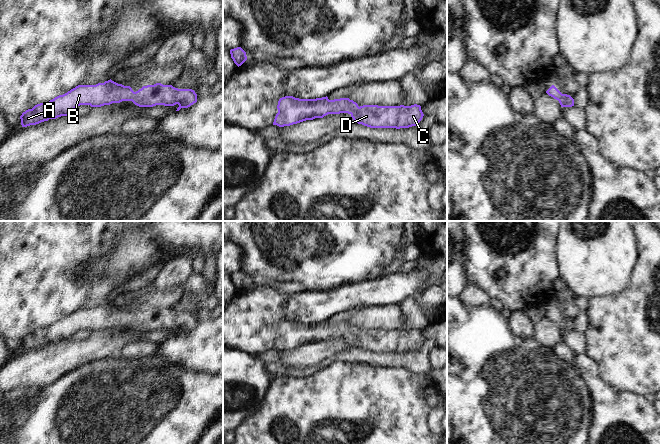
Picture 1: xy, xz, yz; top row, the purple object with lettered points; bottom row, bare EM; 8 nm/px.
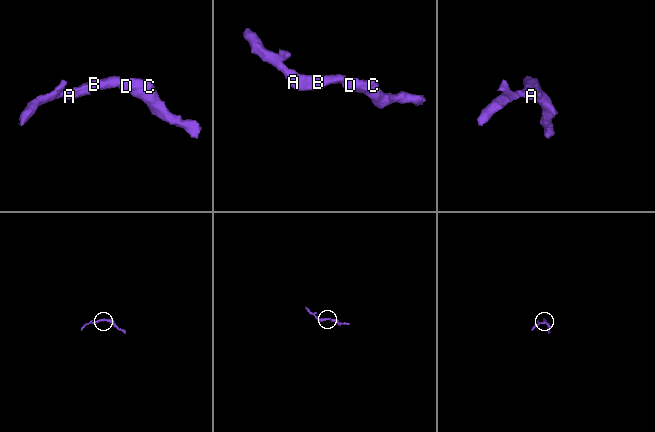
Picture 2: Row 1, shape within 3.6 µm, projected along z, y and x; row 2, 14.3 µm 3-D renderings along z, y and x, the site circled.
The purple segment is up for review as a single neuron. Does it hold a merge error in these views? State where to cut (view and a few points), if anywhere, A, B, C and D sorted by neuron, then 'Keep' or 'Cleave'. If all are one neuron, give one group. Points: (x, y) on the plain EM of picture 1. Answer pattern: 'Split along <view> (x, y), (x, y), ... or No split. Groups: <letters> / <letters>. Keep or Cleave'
No split. Groups: A B C D. Keep

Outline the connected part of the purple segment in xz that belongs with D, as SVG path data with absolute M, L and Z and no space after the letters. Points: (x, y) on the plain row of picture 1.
M285 320L279 323L273 349L290 350L328 338L348 337L353 344L370 352L409 352L416 350L424 338L421 330L358 330L349 322L329 324L328 321L299 323Z

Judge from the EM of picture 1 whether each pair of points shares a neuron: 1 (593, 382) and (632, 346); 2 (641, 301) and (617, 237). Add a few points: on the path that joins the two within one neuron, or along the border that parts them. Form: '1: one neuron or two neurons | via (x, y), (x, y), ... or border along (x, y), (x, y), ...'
1: two neurons | border along (589, 355), (597, 366), (599, 376), (617, 392)
2: two neurons | border along (637, 252), (637, 261), (630, 282), (617, 294)

